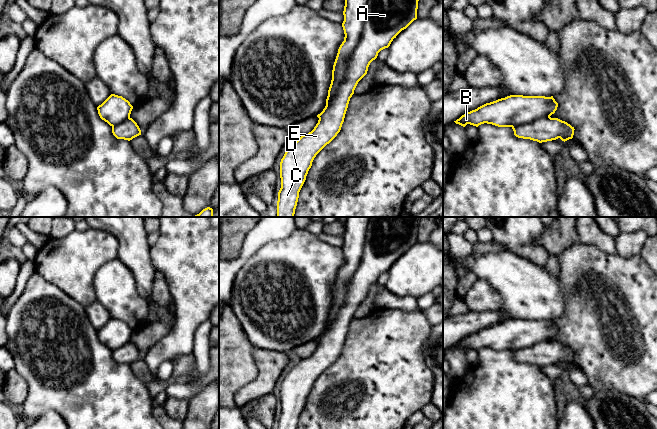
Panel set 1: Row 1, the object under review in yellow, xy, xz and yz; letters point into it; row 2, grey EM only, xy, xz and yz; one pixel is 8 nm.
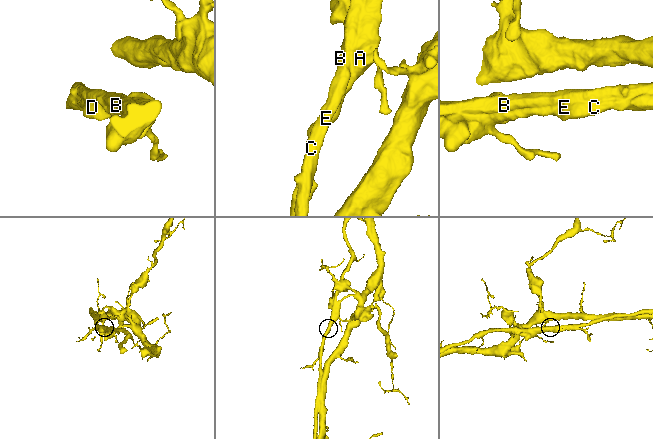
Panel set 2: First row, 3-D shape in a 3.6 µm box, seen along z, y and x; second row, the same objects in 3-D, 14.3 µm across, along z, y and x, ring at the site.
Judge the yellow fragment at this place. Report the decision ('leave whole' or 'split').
split

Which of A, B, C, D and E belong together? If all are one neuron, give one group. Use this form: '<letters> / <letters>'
A C D E / B

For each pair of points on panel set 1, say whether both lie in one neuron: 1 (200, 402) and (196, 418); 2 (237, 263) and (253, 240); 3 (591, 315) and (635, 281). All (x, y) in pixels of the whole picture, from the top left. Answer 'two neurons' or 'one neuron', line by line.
1: one neuron
2: one neuron
3: one neuron

